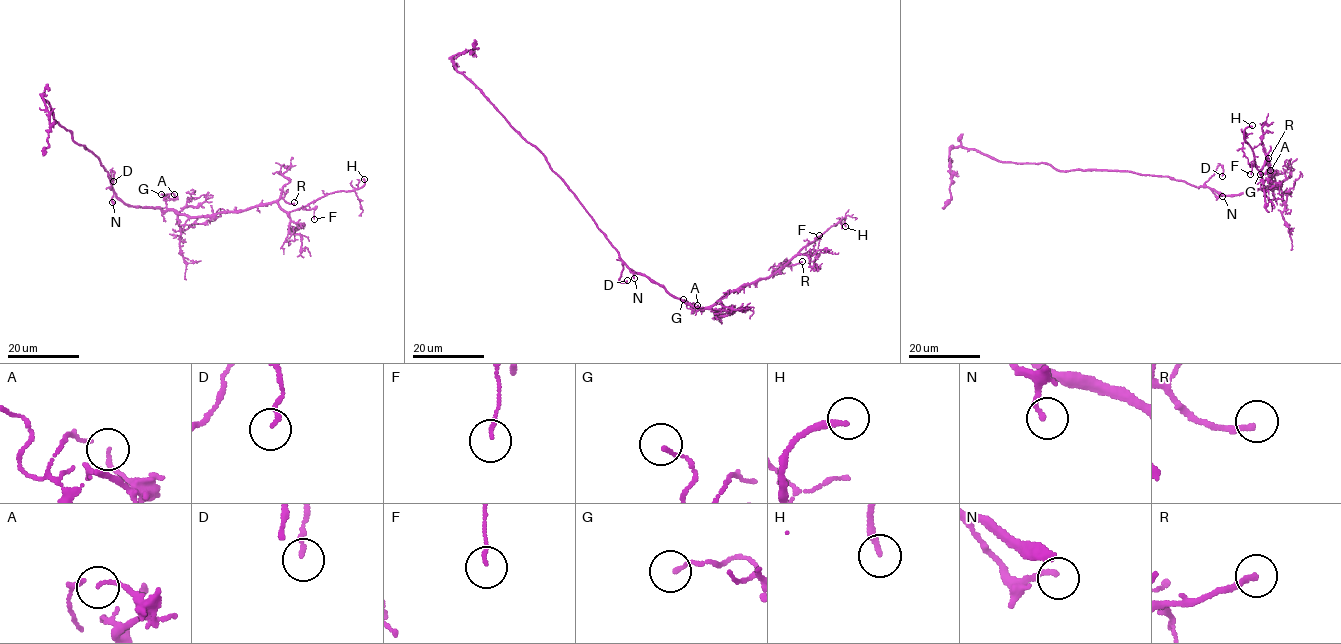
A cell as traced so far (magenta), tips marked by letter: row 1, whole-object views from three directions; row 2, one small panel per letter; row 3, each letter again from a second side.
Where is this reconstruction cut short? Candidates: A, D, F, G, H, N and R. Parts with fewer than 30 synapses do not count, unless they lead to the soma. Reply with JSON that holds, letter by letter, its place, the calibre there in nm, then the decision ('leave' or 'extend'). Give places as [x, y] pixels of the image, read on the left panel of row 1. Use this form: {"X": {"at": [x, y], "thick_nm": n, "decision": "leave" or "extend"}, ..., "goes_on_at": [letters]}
{"A": {"at": [174, 194], "thick_nm": 100, "decision": "leave"}, "D": {"at": [113, 181], "thick_nm": 140, "decision": "leave"}, "F": {"at": [314, 219], "thick_nm": 110, "decision": "leave"}, "G": {"at": [161, 194], "thick_nm": 120, "decision": "leave"}, "H": {"at": [364, 179], "thick_nm": 220, "decision": "extend"}, "N": {"at": [112, 202], "thick_nm": 180, "decision": "leave"}, "R": {"at": [294, 202], "thick_nm": 200, "decision": "leave"}, "goes_on_at": ["H"]}

